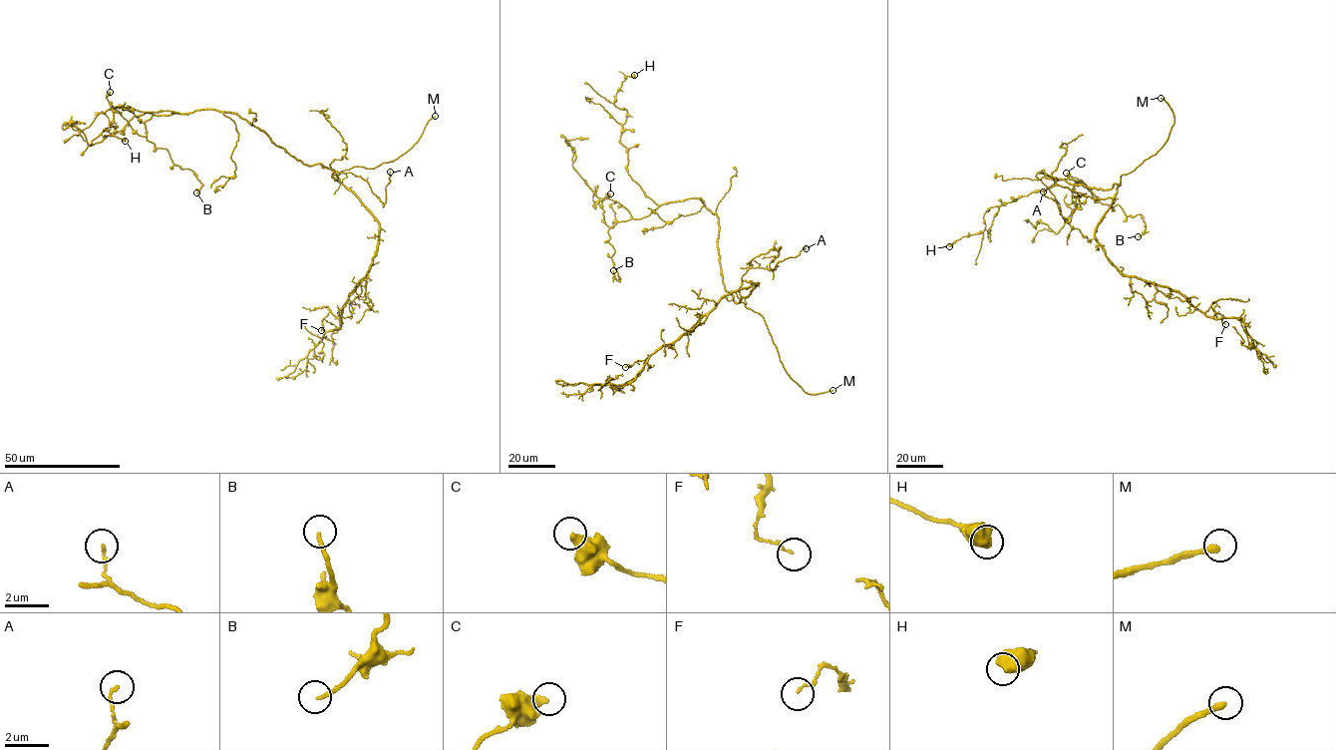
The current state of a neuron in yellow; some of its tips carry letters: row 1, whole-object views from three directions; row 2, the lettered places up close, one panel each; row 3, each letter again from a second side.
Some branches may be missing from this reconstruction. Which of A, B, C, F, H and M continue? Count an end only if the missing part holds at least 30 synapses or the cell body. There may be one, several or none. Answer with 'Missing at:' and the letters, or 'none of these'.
Missing at: M

